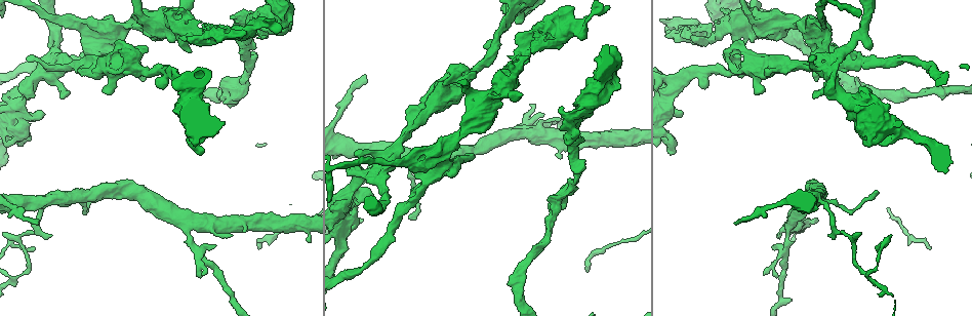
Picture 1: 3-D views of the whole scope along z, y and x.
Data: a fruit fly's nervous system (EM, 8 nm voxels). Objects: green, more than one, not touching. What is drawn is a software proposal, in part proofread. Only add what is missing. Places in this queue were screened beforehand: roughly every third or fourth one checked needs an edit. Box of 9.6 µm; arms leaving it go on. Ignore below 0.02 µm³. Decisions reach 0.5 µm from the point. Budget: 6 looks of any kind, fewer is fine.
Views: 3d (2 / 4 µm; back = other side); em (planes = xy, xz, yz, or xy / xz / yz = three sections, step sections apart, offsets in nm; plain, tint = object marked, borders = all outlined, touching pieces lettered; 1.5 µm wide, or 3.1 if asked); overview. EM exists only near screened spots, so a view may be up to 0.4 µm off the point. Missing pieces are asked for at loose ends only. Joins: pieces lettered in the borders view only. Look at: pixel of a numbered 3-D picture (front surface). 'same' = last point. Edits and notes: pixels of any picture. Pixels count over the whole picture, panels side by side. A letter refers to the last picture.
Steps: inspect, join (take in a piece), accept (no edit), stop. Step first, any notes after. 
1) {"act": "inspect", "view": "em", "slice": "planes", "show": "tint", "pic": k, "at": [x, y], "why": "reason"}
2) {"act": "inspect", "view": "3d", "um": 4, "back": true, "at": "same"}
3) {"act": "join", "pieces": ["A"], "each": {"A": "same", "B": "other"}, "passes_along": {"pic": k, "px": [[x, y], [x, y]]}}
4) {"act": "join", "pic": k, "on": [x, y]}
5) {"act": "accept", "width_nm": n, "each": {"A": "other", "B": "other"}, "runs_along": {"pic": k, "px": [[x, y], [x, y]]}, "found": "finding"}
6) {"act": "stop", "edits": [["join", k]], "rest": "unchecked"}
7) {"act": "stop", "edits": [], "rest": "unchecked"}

{"act": "inspect", "view": "3d", "um": 4, "back": true, "pic": 1, "at": [734, 224], "why": "an open end"}

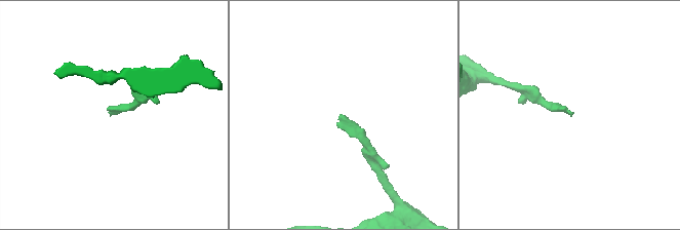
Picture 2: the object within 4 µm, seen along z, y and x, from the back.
{"act": "inspect", "view": "em", "slice": "planes", "show": "borders", "pic": 2, "at": [571, 114]}

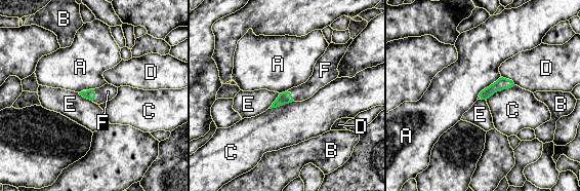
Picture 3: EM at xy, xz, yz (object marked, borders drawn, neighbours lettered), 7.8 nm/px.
{"act": "join", "pieces": ["F"], "each": {"A": "other", "B": "other", "C": "other", "D": "other", "E": "other", "F": "same"}, "found": "it goes on there"}

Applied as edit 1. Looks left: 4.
{"act": "inspect", "view": "3d", "um": 4, "pic": 1, "at": [200, 155], "why": "free end"}

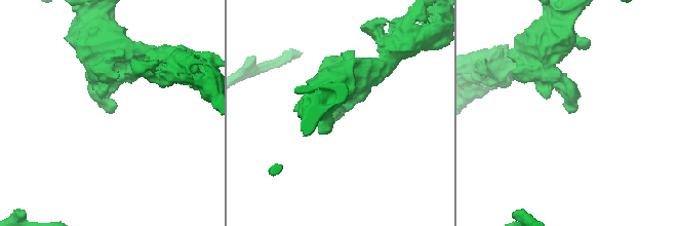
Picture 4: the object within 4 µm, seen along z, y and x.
{"act": "inspect", "view": "em", "slice": "planes", "show": "borders", "pic": 4, "at": [106, 111], "why": "shape alone is not enough"}

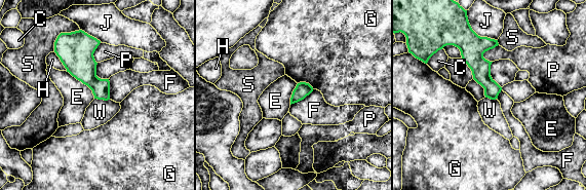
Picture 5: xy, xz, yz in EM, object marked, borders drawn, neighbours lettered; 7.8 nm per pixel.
{"act": "accept", "longest_contact_nm": ["E", 320], "each": {"C": "other", "E": "other", "F": "other", "G": "other", "H": "other", "J": "other", "P": "other", "S": "other", "W": "other"}, "border": {"pic": 5, "px": [[66, 71], [84, 83], [94, 98]]}, "found": "no lettered piece goes on from it"}

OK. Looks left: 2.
{"act": "inspect", "view": "3d", "um": 4, "pic": 1, "at": [471, 154], "why": "an open end"}

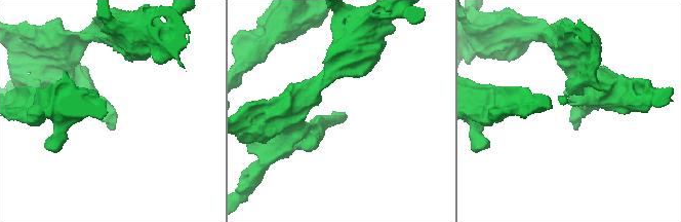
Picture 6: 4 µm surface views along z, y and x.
{"act": "inspect", "view": "em", "slice": "planes", "show": "borders", "pic": 6, "at": [115, 128], "why": "need the tissue"}

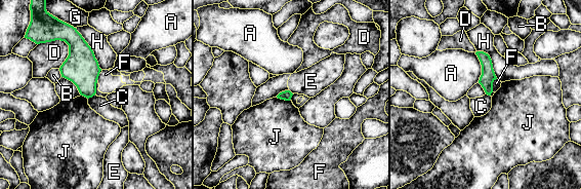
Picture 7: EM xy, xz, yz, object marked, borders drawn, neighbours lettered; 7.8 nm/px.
{"act": "accept", "each": {"A": "other", "B": "other", "C": "other", "D": "other", "E": "other", "F": "other", "G": "other", "H": "other", "J": "other"}, "found": "none of them fits"}

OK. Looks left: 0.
{"act": "stop", "edits": [["join", 3]], "rest": "unchecked"}

